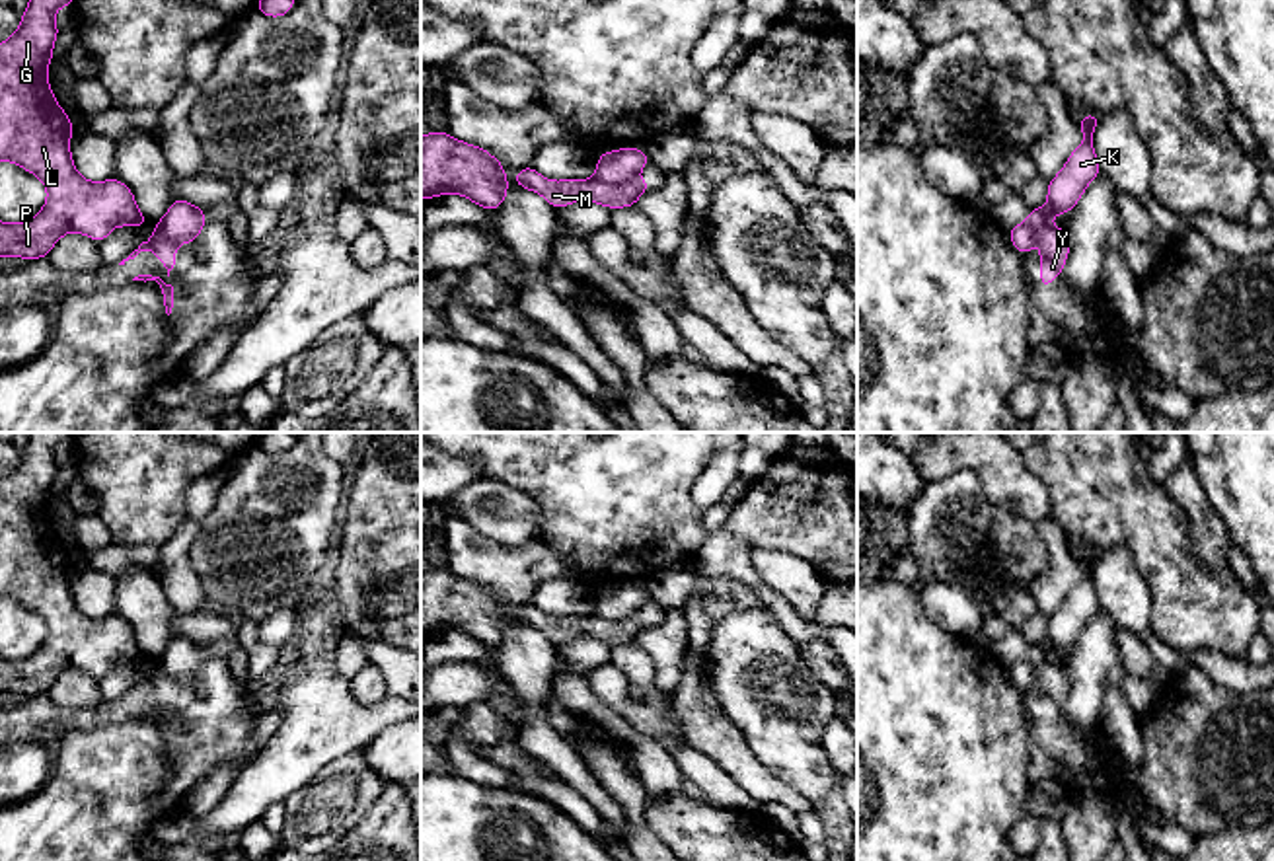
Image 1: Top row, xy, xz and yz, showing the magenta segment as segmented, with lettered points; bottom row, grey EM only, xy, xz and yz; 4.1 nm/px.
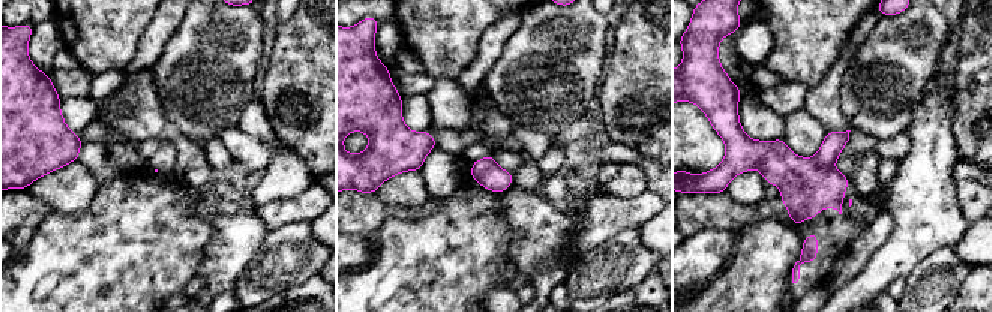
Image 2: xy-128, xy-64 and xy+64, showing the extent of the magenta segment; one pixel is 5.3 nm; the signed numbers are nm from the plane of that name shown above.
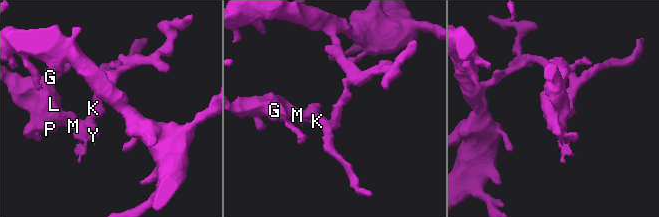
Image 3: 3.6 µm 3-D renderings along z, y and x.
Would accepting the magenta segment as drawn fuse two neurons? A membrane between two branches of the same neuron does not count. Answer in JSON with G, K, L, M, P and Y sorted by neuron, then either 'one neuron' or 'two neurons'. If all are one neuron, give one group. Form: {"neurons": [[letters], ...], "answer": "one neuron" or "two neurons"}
{"neurons": [["G", "L", "M", "P", "Y"], ["K"]], "answer": "two neurons"}

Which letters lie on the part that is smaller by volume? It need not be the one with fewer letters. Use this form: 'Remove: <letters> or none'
Remove: G, L, M, P, Y

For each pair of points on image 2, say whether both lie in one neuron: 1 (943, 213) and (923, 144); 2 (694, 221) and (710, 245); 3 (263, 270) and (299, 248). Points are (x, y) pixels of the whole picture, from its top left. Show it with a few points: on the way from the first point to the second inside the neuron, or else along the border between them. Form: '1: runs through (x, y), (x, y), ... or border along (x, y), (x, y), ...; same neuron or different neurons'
1: runs through (926, 197), (926, 161); same neuron
2: border along (734, 231), (701, 230), (688, 237); different neurons
3: runs through (272, 269), (290, 255); same neuron

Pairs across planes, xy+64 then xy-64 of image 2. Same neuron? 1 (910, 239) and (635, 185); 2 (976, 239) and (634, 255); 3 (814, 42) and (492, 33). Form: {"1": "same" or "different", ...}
{"1": "different", "2": "different", "3": "different"}

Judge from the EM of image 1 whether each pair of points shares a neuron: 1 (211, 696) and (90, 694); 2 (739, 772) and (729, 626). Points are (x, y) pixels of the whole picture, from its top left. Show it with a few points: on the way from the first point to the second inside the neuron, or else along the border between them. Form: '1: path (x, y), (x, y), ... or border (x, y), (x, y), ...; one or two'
1: border (104, 700), (80, 708), (57, 706); two
2: border (713, 686), (723, 715), (762, 764); two

